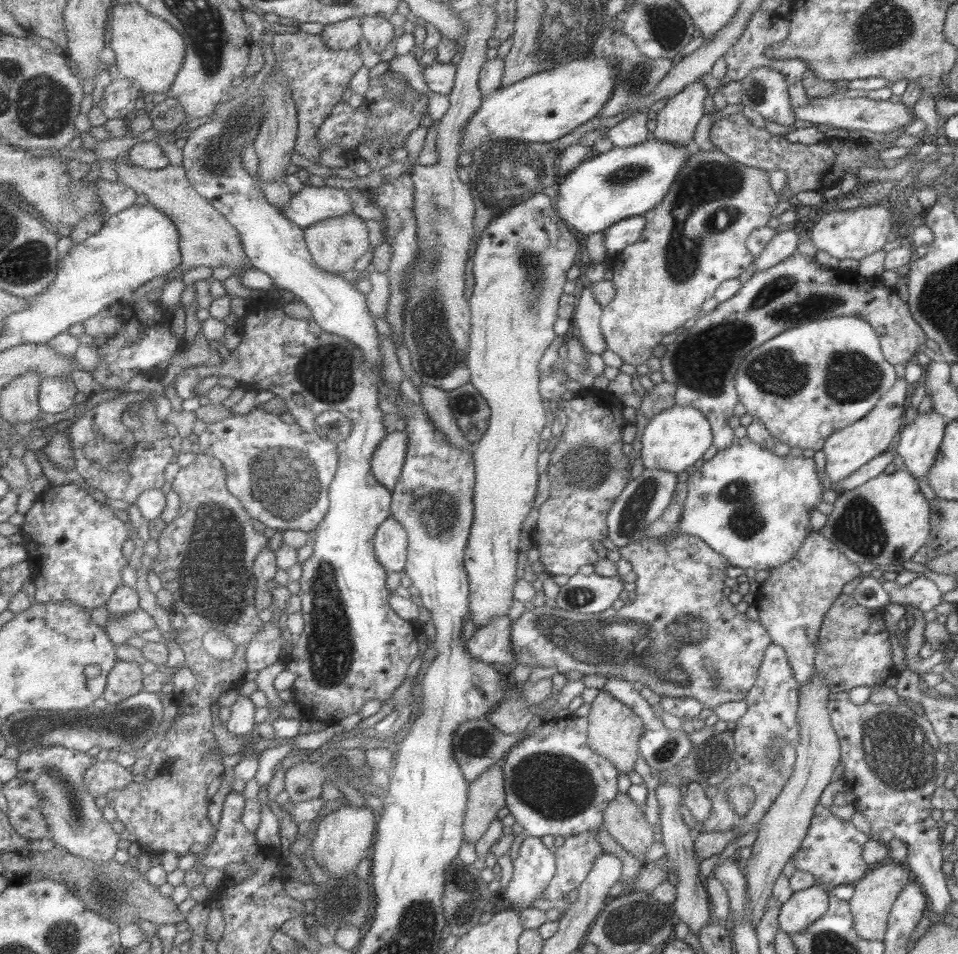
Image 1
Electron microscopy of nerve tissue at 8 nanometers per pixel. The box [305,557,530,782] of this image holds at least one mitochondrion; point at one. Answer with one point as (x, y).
(478, 742)

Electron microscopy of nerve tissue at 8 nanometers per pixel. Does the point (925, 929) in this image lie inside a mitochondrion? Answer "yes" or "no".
no

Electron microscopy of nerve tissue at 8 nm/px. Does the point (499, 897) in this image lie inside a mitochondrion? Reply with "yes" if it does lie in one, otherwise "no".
no

